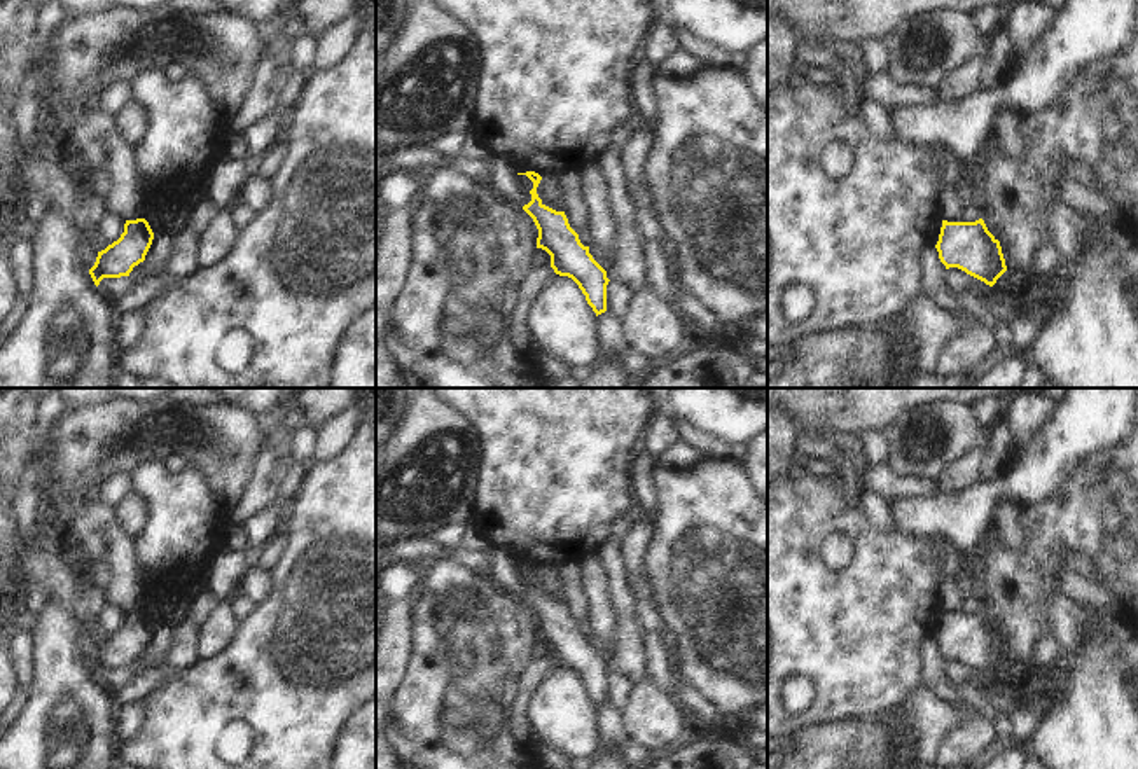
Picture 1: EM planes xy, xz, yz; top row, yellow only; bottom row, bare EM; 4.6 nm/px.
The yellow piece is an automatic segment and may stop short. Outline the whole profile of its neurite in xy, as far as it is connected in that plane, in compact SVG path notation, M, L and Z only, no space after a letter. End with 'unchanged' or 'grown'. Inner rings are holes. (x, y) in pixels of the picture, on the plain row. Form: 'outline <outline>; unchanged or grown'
outline M145 610L126 612L117 633L98 643L89 666L98 678L103 669L129 668L135 657L145 652L154 624Z; unchanged

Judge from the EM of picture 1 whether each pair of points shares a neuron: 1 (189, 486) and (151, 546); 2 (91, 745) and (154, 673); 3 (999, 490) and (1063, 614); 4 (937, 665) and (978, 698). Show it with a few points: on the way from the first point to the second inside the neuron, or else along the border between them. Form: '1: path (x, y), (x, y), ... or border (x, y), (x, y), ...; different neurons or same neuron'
1: path (184, 500), (182, 514), (165, 532); same neuron
2: border (112, 694), (117, 705); different neurons
3: border (1058, 491), (1040, 504), (1020, 509); different neurons
4: path (937, 678), (955, 696), (964, 696); same neuron

